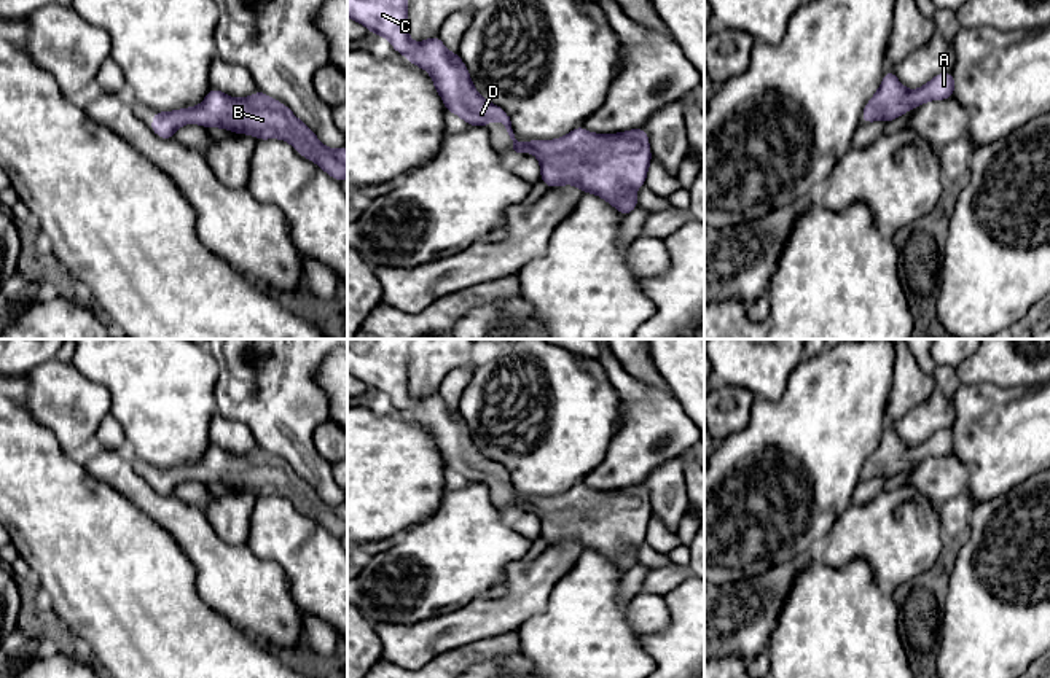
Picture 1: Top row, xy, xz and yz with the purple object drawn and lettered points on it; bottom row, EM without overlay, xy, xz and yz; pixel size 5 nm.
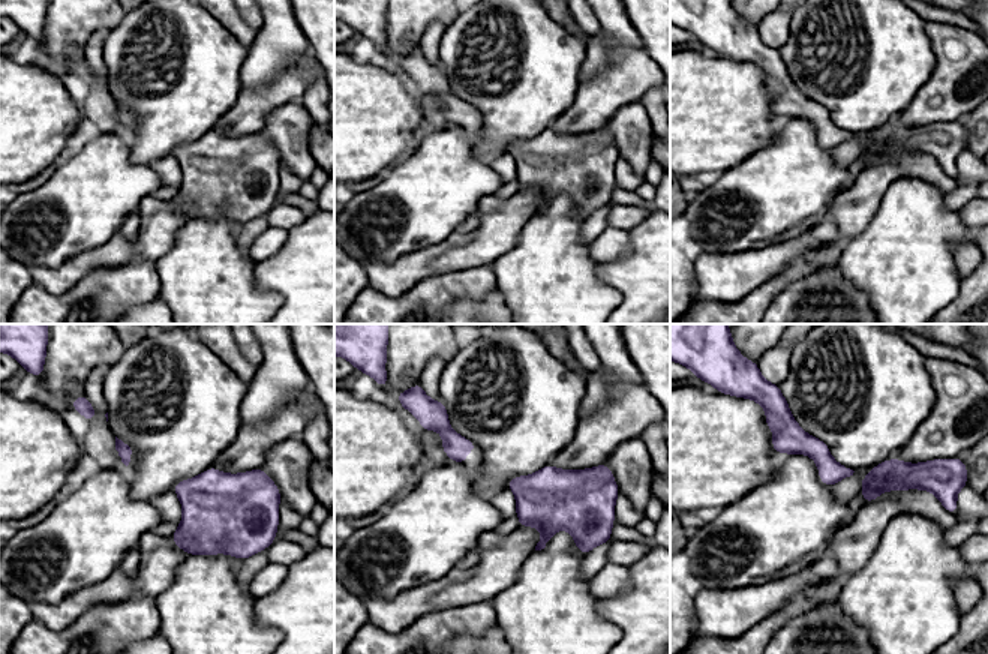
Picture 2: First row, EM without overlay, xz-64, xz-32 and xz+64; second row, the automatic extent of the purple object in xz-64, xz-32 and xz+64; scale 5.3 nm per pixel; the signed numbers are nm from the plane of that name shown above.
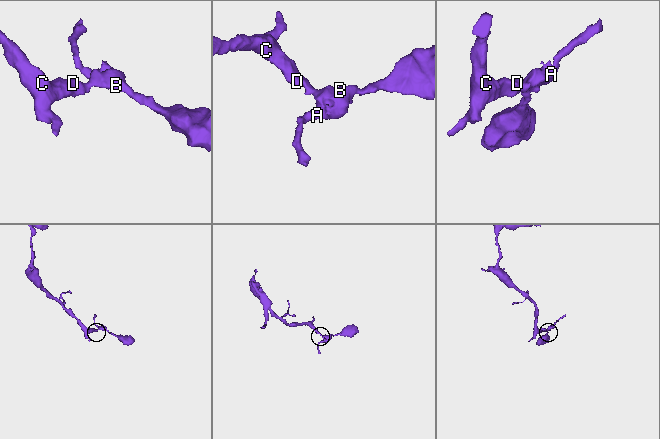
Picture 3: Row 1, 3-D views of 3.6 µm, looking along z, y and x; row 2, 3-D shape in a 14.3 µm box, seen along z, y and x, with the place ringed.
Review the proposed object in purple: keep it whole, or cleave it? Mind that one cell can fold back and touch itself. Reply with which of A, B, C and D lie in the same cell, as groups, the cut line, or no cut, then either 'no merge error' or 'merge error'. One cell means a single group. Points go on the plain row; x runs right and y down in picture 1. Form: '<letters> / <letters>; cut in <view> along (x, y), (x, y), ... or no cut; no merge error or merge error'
A B C D; no cut; no merge error

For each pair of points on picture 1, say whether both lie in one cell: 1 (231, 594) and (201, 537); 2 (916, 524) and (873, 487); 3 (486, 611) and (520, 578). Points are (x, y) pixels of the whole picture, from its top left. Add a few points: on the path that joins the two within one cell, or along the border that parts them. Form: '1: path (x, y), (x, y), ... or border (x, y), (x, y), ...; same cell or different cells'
1: path (230, 580), (207, 551); same cell
2: border (881, 489), (867, 502), (853, 505); different cells
3: path (497, 611), (520, 589); same cell

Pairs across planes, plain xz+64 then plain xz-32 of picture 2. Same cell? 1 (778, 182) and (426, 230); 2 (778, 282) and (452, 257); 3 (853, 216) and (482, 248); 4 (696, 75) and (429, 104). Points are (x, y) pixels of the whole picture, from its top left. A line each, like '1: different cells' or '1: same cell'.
1: same cell
2: different cells
3: same cell
4: different cells

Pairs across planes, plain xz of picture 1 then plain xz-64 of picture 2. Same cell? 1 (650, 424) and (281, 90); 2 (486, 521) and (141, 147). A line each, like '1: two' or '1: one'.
1: one
2: two

